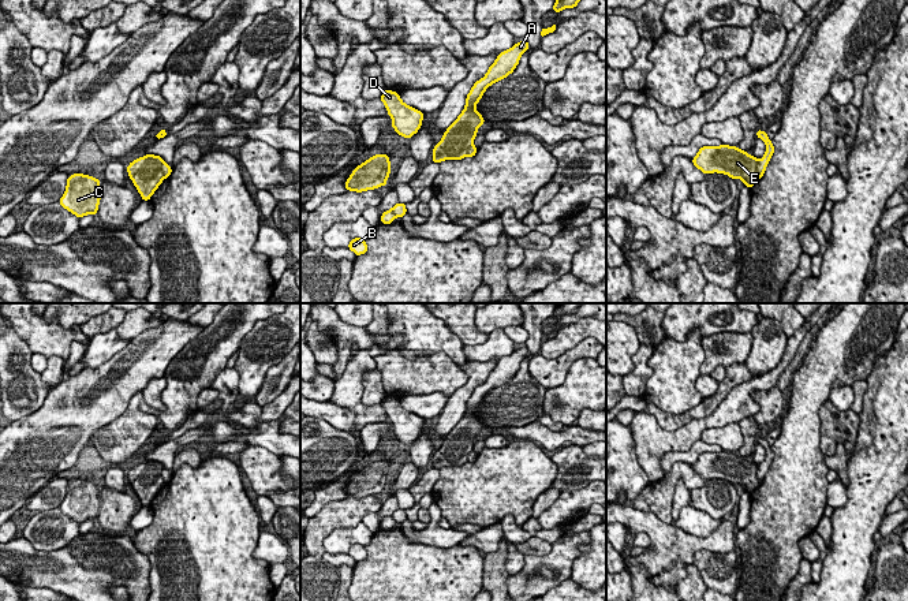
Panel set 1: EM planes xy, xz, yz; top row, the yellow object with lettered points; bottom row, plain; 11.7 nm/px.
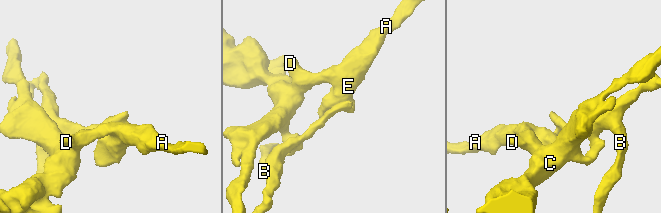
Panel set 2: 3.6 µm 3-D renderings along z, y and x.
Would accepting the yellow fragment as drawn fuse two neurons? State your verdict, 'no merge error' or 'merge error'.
merge error

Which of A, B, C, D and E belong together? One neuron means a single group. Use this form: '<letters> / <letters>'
A C D E / B

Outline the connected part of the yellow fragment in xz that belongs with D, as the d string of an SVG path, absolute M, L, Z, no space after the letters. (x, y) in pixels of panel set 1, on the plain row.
M385 396L380 403L392 423L392 434L404 444L411 444L422 432L423 418L404 410L400 400Z

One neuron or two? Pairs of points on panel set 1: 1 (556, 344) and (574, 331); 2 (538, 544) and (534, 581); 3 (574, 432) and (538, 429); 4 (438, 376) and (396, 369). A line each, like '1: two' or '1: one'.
1: one
2: two
3: one
4: one

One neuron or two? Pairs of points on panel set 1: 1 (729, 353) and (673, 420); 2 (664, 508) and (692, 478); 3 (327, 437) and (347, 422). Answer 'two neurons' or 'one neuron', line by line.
1: two neurons
2: one neuron
3: two neurons

